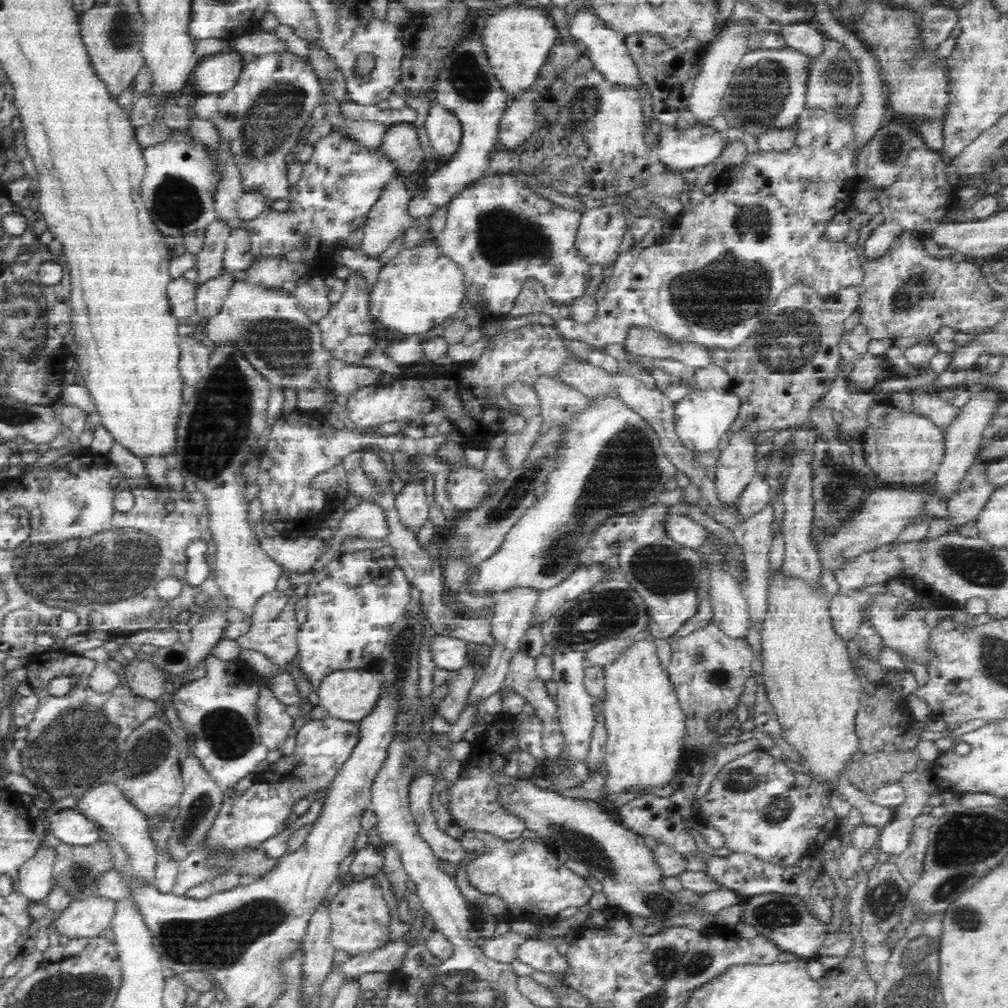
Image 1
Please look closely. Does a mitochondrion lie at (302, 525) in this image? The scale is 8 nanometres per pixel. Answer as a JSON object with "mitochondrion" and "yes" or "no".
{"mitochondrion":"no"}

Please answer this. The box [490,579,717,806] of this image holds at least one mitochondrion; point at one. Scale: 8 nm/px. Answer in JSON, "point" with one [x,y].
{"point":[613,609]}

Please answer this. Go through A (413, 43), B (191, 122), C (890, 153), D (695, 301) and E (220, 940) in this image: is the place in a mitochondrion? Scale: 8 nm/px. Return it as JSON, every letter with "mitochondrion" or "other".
{"A":"mitochondrion","B":"other","C":"mitochondrion","D":"mitochondrion","E":"mitochondrion"}

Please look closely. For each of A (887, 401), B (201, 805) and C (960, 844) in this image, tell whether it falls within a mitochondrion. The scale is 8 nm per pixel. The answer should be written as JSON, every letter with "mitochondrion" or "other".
{"A":"other","B":"mitochondrion","C":"mitochondrion"}

